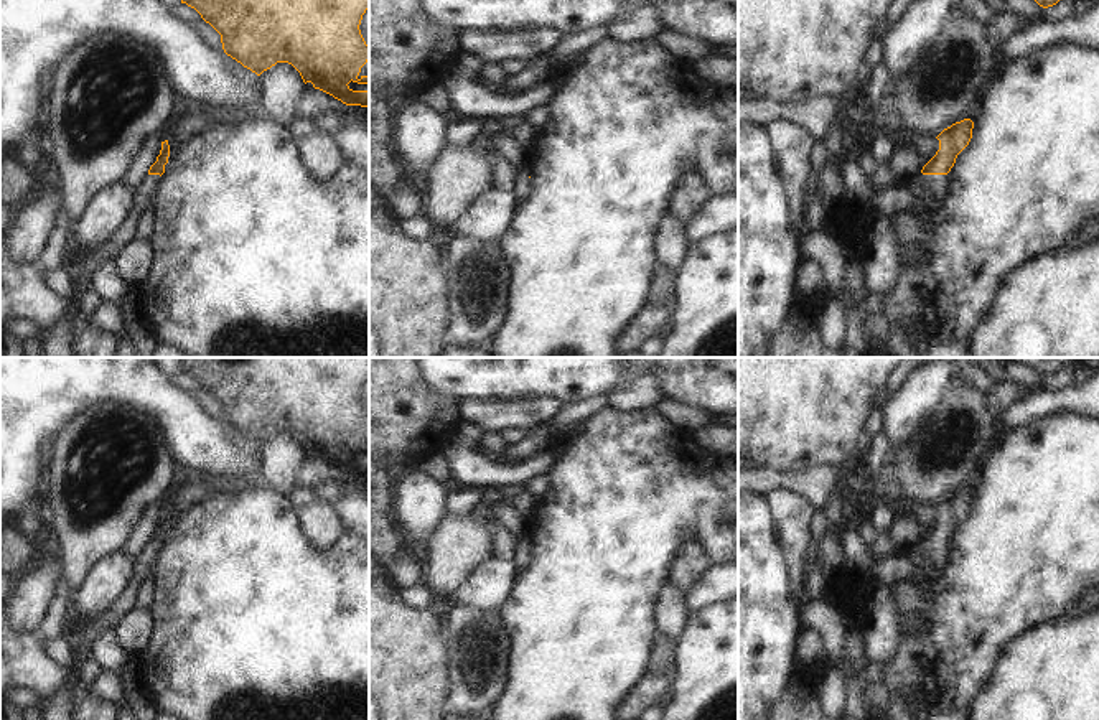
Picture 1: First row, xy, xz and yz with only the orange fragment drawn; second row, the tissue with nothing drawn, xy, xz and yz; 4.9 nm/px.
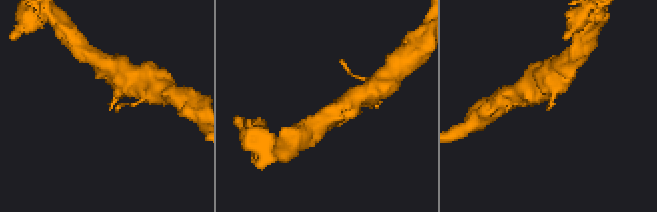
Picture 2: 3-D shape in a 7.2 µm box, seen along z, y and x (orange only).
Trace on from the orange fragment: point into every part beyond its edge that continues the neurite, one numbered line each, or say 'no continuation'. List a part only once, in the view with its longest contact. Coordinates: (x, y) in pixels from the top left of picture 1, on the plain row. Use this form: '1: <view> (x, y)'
1: yz (935, 554)

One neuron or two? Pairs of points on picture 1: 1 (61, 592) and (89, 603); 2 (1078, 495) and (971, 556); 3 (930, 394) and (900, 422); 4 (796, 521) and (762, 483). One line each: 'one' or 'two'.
1: two
2: one
3: one
4: two

